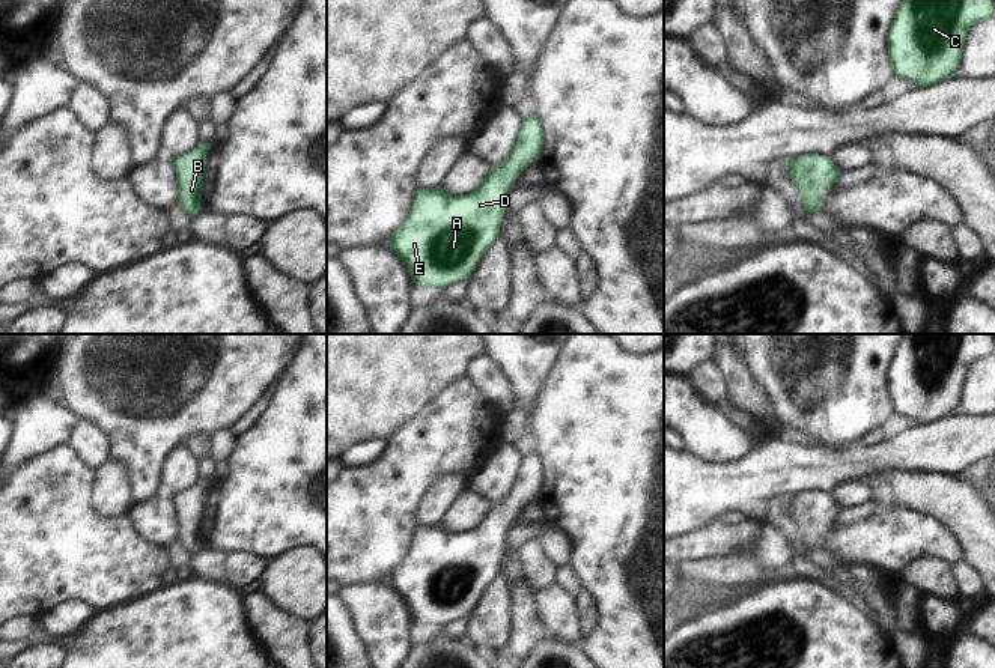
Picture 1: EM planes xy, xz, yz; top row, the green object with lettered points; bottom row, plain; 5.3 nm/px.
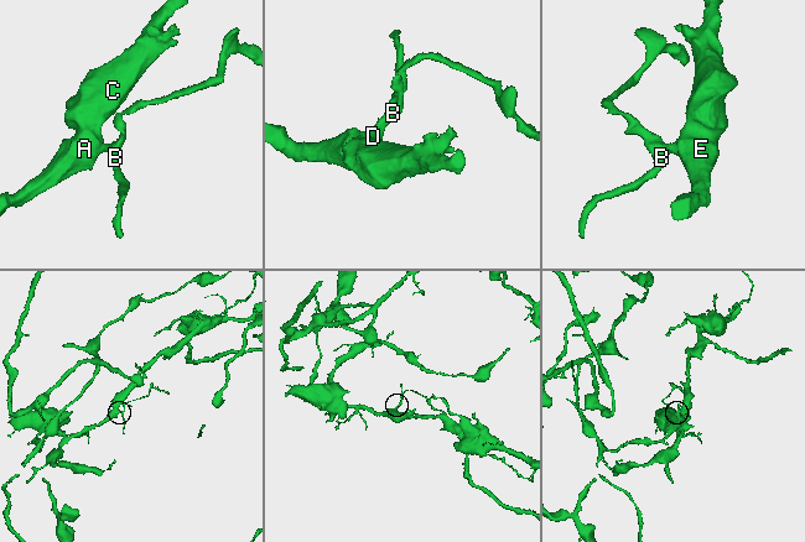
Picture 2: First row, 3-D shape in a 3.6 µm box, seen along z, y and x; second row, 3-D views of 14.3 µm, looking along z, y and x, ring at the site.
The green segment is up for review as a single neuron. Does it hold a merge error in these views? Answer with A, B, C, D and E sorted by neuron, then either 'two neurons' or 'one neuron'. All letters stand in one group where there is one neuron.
groups A B C D E; one neuron

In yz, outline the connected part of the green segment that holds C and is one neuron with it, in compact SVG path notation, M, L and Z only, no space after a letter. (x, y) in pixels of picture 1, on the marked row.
M902 0L888 32L893 74L927 87L956 77L968 32L995 15L995 0Z

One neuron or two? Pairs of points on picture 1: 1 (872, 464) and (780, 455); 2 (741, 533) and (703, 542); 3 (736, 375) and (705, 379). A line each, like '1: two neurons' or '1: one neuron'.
1: one neuron
2: one neuron
3: two neurons

